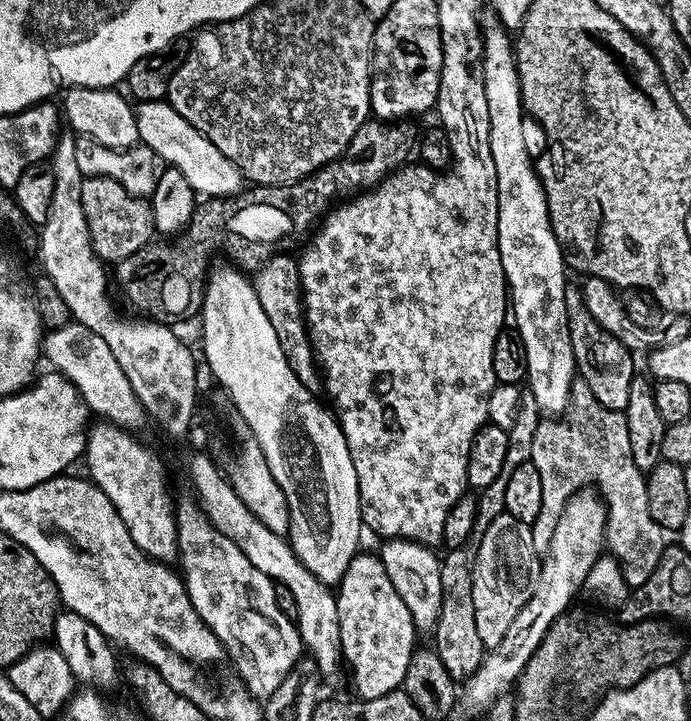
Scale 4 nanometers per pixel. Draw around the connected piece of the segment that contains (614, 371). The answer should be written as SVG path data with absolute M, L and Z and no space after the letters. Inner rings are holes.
M565 287L564 301L566 302L566 314L570 326L570 342L574 346L574 358L578 376L585 380L586 386L590 386L594 398L602 402L615 412L623 412L626 406L626 398L630 398L630 382L637 375L638 368L634 361L633 353L629 352L626 345L598 323L590 314L590 310L584 305L584 293L579 287Z

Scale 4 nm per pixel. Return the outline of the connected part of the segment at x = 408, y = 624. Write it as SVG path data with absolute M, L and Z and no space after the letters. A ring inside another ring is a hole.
M361 551L346 566L346 574L340 579L337 600L338 622L341 626L341 657L352 671L352 684L356 687L355 695L361 700L373 700L385 696L388 692L397 691L406 678L406 668L410 663L413 649L417 647L418 633L410 618L410 610L406 610L406 602L398 598L398 590L394 590L394 582L386 574L386 566L382 566L379 555Z

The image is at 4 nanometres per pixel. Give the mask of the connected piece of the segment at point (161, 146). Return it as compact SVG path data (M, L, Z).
M167 99L139 101L135 110L139 143L154 150L165 165L178 169L201 197L235 196L245 187L246 180L240 167L230 162L230 158L226 158L226 154L222 154L222 150L218 150L218 146L214 146L214 142L207 140L197 128L190 126L190 122L186 122Z

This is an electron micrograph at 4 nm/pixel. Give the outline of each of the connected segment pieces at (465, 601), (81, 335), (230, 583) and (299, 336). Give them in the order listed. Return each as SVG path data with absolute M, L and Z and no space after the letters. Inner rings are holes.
M530 390L520 393L520 404L515 414L514 426L508 432L506 459L502 464L501 473L490 486L481 489L476 502L474 524L470 530L470 537L461 548L451 549L440 561L442 574L442 610L438 614L438 622L434 629L436 643L434 649L446 670L456 682L463 682L468 676L478 670L485 658L486 649L482 638L478 638L478 626L474 623L474 590L472 589L472 565L476 562L476 548L481 544L482 534L486 532L490 522L501 515L505 506L506 484L513 474L515 466L532 458L535 453L533 446L534 430L540 421L540 411L537 399Z
M72 321L64 327L51 329L42 340L42 354L55 371L63 373L65 377L80 392L84 403L93 415L103 418L107 423L118 425L131 432L139 431L148 415L137 395L134 394L130 380L118 365L110 346L100 334Z
M191 495L175 501L176 509L176 541L178 542L178 565L182 573L184 588L188 591L194 610L202 618L206 626L222 642L227 659L232 659L236 667L239 683L248 689L248 693L257 698L267 698L282 685L288 672L302 657L299 630L294 620L278 608L275 601L274 581L262 574L261 570L246 558L246 554L226 538L225 534L216 530L210 519L200 509Z
M272 254L269 257L254 275L258 302L262 302L262 310L266 310L266 318L270 318L270 326L274 326L278 342L282 342L282 354L286 354L290 370L298 374L298 382L302 382L302 386L307 388L319 389L322 377L312 343L308 340L308 323L304 321L304 291L300 288L299 263L288 254Z

